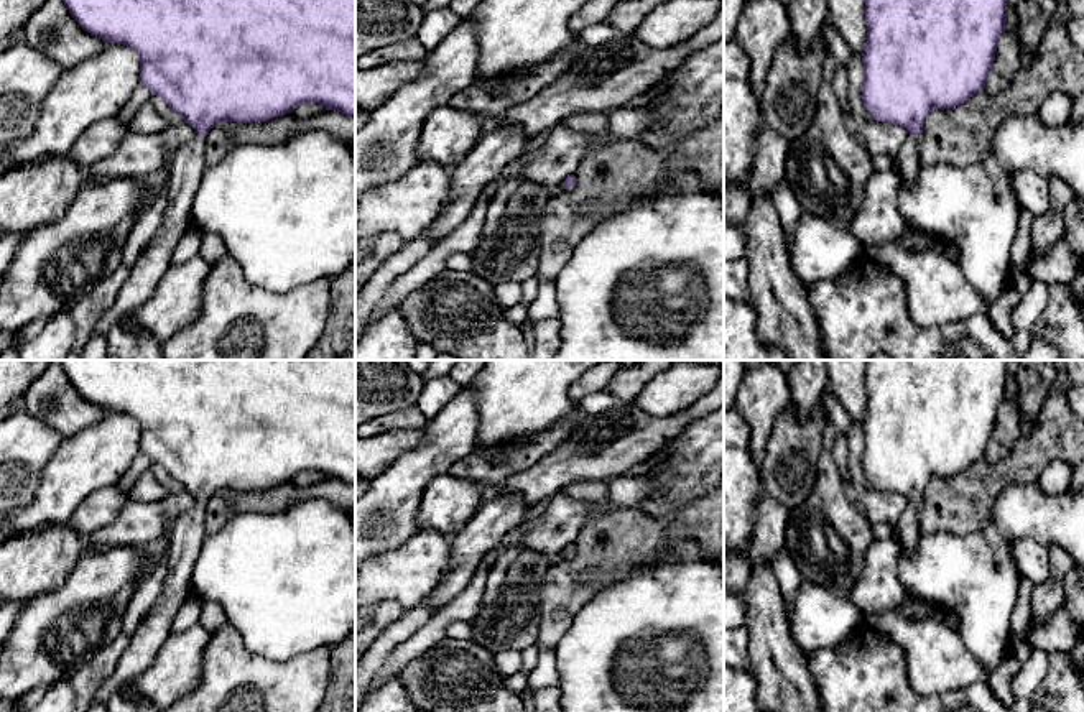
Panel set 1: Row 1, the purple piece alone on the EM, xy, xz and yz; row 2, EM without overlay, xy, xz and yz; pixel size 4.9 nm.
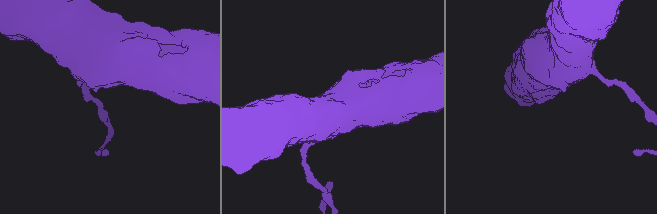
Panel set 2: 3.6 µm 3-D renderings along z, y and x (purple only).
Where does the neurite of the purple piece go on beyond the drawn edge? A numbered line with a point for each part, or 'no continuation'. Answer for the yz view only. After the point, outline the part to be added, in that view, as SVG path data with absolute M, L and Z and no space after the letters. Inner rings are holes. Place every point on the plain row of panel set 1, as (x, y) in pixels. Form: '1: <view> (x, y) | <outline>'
1: yz (907, 531) | M921 503L908 505L898 525L895 526L895 538L905 554L913 557L918 551L918 543L921 539L920 520L921 520Z

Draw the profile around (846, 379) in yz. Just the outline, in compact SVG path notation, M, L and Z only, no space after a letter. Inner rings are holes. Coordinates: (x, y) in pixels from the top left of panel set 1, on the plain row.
M824 360L827 386L857 423L867 409L865 360Z

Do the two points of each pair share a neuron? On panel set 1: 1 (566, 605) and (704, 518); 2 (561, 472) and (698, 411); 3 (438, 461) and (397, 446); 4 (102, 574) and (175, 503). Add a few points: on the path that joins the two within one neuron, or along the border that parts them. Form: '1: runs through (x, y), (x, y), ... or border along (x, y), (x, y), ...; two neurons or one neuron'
1: runs through (597, 571), (629, 540), (643, 540), (670, 528); one neuron
2: runs through (596, 449), (607, 448), (624, 436), (663, 429); one neuron
3: border along (425, 428), (425, 438), (418, 444), (377, 474); two neurons
4: border along (92, 546), (138, 548); two neurons

